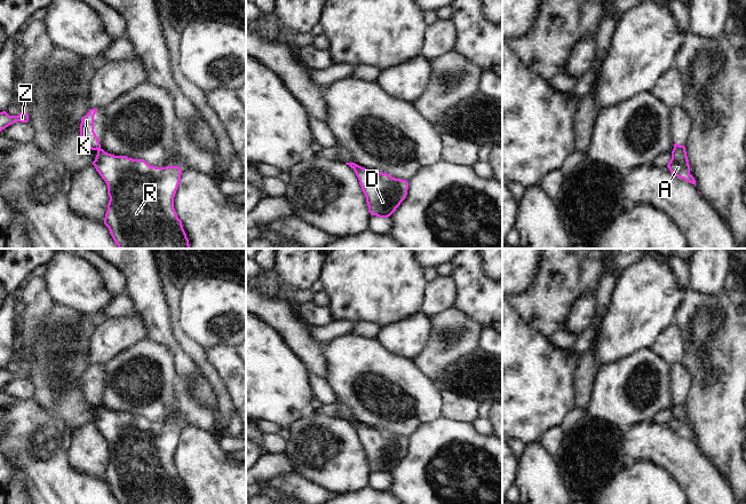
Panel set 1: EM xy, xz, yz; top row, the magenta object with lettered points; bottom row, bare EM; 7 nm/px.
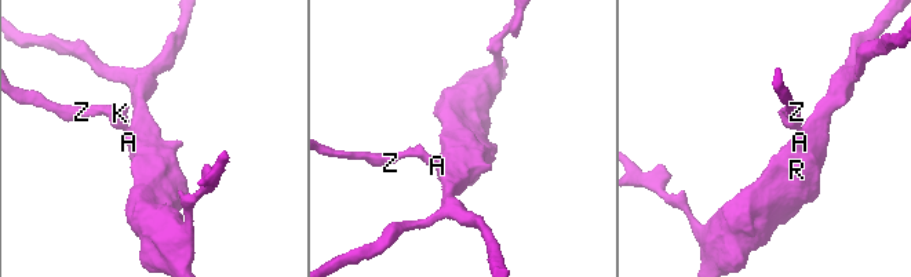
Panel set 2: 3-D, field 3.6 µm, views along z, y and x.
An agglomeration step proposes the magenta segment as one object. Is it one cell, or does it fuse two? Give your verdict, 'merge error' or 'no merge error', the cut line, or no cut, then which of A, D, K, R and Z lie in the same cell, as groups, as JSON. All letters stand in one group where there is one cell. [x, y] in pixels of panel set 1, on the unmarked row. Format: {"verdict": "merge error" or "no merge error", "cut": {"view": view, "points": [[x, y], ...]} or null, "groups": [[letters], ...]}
{"verdict": "merge error", "cut": {"view": "xy", "points": [[100, 403], [96, 406]]}, "groups": [["A", "D", "R"], ["K", "Z"]]}

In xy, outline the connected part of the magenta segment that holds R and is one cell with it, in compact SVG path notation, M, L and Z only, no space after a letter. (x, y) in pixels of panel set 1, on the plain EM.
M97 405L93 418L108 442L110 454L104 481L118 504L190 504L189 496L174 465L181 438L178 423L156 424L144 416L114 412Z

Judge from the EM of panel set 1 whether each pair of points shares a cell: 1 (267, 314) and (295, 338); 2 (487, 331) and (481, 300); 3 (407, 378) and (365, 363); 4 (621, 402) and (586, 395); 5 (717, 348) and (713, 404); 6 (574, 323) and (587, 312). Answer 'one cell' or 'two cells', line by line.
1: one cell
2: two cells
3: one cell
4: two cells
5: one cell
6: one cell

